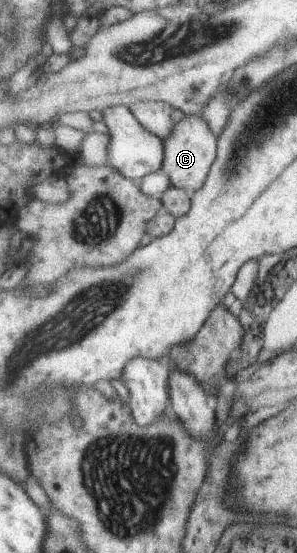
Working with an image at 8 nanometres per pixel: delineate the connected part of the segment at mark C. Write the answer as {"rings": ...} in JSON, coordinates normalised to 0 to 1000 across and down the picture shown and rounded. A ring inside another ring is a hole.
{"rings":[[[626,204],[576,235],[552,255],[556,288],[545,307],[576,327],[576,335],[616,340],[650,353],[697,329],[704,311],[727,295],[734,248],[724,248],[704,224],[673,204]]]}

